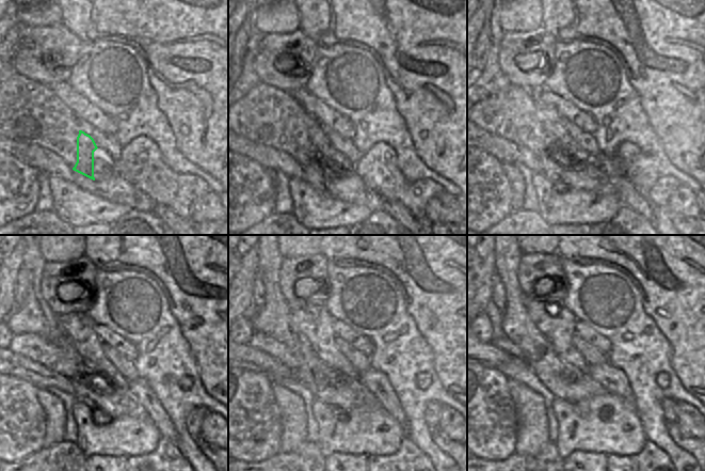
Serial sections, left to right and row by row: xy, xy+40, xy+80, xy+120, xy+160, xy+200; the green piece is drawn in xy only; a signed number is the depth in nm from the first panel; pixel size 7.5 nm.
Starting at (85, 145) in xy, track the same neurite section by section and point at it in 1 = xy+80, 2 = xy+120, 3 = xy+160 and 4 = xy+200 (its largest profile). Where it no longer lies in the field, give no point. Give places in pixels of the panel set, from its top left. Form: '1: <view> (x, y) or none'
1: xy+80 (549, 115)
2: xy+120 (35, 316)
3: xy+160 (274, 318)
4: xy+200 (516, 323)

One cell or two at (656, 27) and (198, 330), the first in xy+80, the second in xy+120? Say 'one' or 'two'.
one

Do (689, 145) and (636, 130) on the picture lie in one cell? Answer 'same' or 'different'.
different

